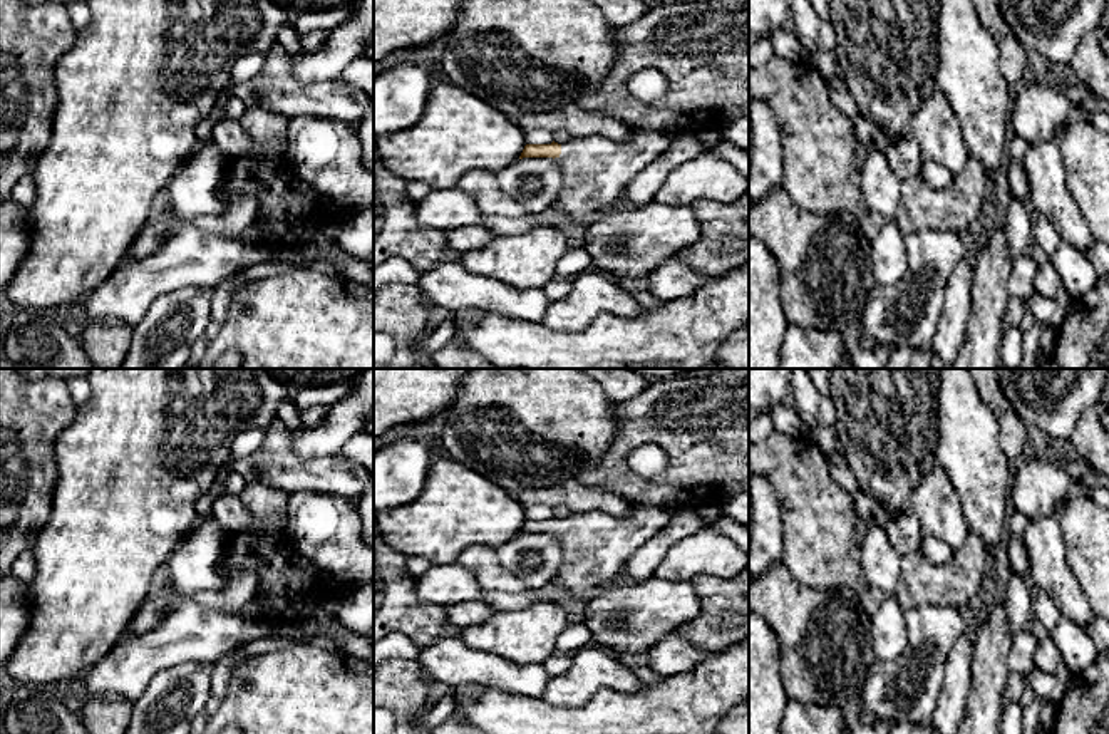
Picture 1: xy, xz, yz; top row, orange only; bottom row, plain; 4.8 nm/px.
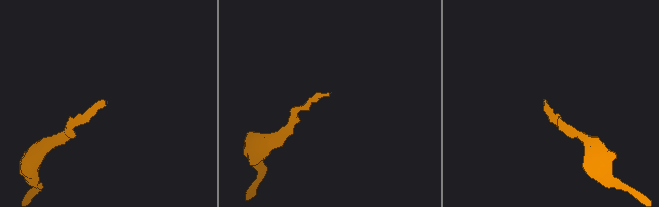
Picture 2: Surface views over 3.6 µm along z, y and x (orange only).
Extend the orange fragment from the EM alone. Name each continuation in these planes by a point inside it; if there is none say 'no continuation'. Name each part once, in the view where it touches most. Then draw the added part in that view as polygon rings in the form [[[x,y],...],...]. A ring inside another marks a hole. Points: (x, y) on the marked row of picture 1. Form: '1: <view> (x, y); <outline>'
1: xz (595, 170); [[[637,129],[625,142],[591,134],[561,144],[561,154],[554,161],[563,183],[551,208],[558,223],[608,209],[632,178],[670,147],[675,136],[670,131]]]

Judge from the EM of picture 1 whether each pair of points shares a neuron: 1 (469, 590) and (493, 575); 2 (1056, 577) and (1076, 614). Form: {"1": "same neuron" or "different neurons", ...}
{"1": "different neurons", "2": "same neuron"}

